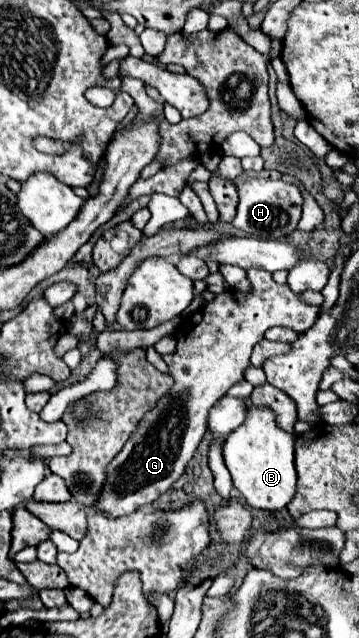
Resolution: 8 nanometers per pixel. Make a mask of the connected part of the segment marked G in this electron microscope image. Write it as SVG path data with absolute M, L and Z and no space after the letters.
M248 268L246 276L252 284L248 294L232 288L216 294L214 300L176 328L176 350L162 356L170 368L174 386L144 414L120 454L110 462L104 490L96 502L100 514L110 518L132 514L164 494L182 476L182 470L206 434L210 408L230 386L244 380L244 368L250 364L252 348L264 338L264 332L272 326L304 332L316 322L320 306L304 302L286 284L276 284L272 274Z

